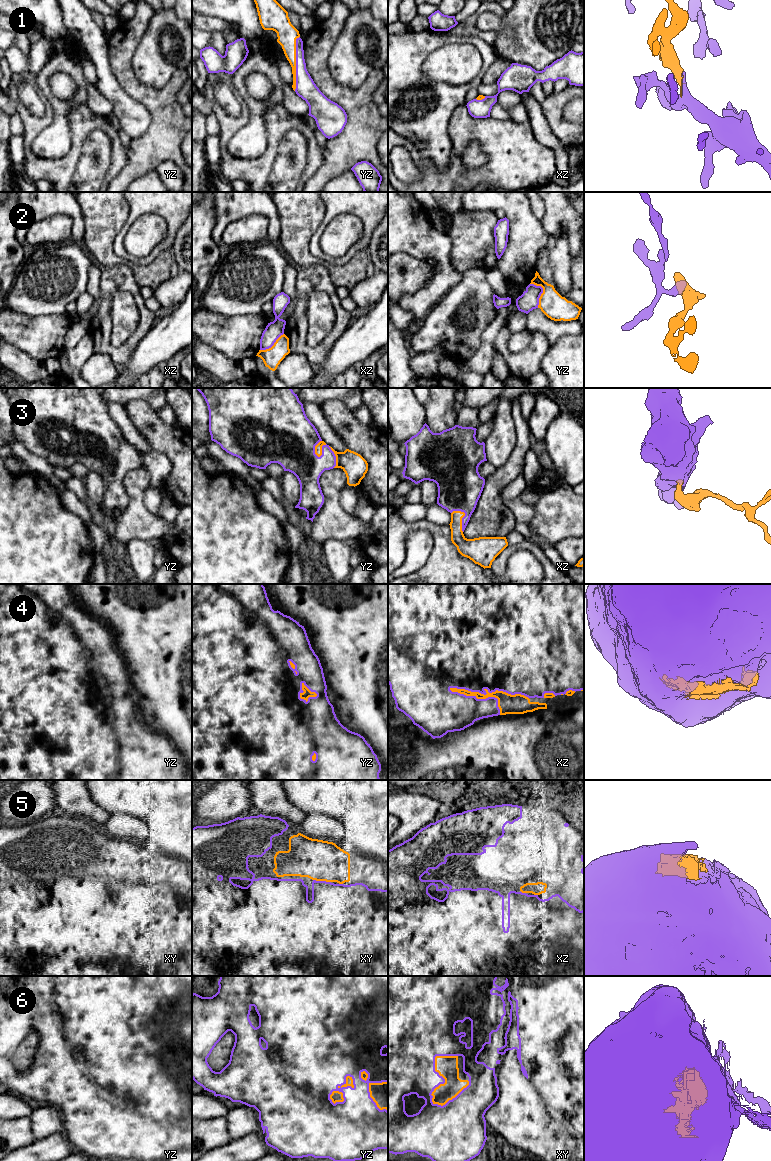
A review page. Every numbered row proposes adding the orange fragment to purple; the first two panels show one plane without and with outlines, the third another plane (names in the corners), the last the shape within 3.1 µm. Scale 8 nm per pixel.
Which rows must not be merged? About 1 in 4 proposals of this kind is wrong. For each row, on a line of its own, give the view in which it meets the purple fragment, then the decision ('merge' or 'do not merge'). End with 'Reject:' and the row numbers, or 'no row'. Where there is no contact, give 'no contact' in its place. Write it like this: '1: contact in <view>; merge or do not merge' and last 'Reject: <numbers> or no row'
1: contact in yz; merge
2: contact in yz; do not merge
3: contact in yz; merge
4: contact in xz; merge
5: contact in xy; merge
6: contact in xy; merge
Reject: 2

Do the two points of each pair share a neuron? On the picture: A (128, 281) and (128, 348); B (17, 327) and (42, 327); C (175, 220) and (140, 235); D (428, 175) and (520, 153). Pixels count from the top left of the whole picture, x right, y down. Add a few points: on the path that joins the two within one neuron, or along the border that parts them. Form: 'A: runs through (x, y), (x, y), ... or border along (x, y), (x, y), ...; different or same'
A: runs through (138, 298), (144, 311), (144, 327), (141, 331); same
B: runs through (23, 328), (36, 328); same
C: border along (146, 212), (166, 223), (166, 236), (155, 245); different
D: runs through (451, 178), (471, 178), (497, 171); same

